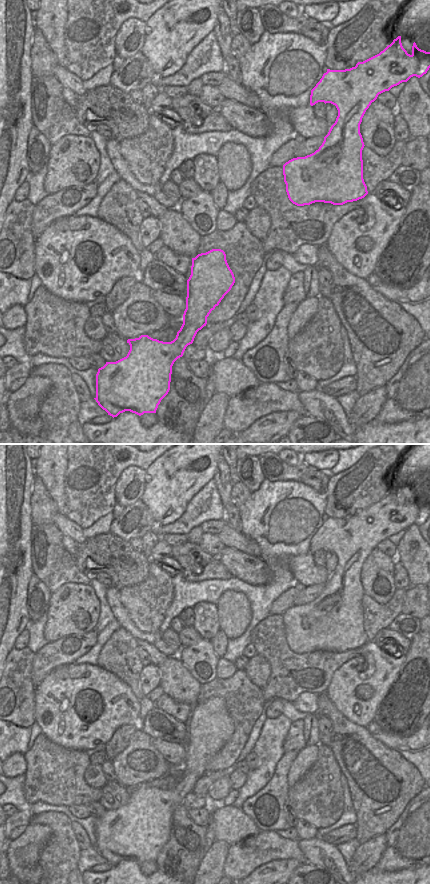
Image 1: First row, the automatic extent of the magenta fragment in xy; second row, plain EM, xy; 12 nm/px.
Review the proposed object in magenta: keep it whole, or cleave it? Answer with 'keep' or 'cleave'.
keep

